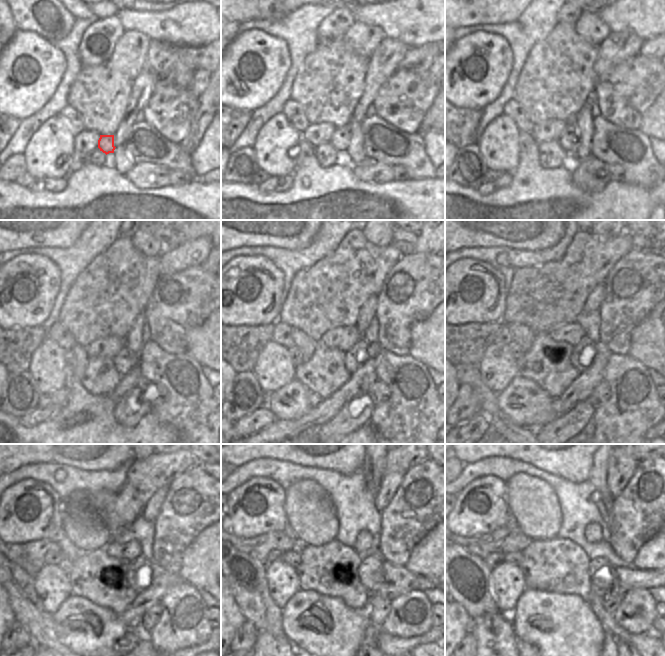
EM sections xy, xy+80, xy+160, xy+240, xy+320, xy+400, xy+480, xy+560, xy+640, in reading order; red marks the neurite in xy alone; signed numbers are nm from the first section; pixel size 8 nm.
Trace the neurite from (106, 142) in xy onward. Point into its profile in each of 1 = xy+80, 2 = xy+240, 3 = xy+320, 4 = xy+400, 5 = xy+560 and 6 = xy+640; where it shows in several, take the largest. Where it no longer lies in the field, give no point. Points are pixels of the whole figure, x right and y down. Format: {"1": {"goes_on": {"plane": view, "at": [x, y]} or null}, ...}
{"1": {"goes_on": {"plane": "xy+80", "at": [340, 139]}}, "2": {"goes_on": {"plane": "xy+240", "at": [125, 360]}}, "3": {"goes_on": {"plane": "xy+320", "at": [358, 354]}}, "4": {"goes_on": {"plane": "xy+400", "at": [583, 353]}}, "5": {"goes_on": {"plane": "xy+560", "at": [370, 570]}}, "6": {"goes_on": {"plane": "xy+640", "at": [602, 573]}}}

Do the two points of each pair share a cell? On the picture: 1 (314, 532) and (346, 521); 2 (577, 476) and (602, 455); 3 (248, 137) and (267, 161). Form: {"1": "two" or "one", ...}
{"1": "two", "2": "two", "3": "two"}

